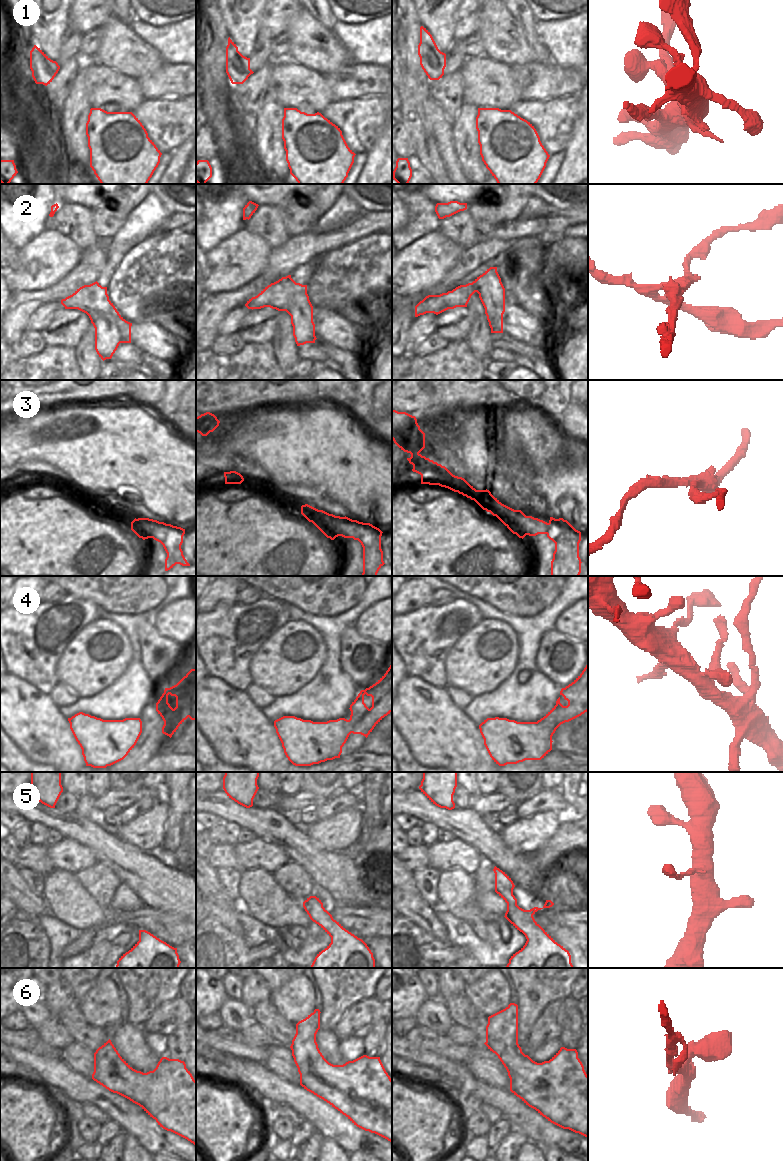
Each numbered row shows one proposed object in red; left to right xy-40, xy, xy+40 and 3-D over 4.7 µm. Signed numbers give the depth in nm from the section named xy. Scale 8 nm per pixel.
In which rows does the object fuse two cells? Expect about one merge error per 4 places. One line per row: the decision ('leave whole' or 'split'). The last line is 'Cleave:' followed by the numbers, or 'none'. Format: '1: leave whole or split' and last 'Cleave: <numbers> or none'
1: leave whole
2: split
3: split
4: leave whole
5: leave whole
6: leave whole
Cleave: 2, 3

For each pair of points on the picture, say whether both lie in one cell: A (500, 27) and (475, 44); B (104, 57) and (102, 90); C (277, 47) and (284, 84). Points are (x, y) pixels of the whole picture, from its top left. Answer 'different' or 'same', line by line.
A: different
B: different
C: different

